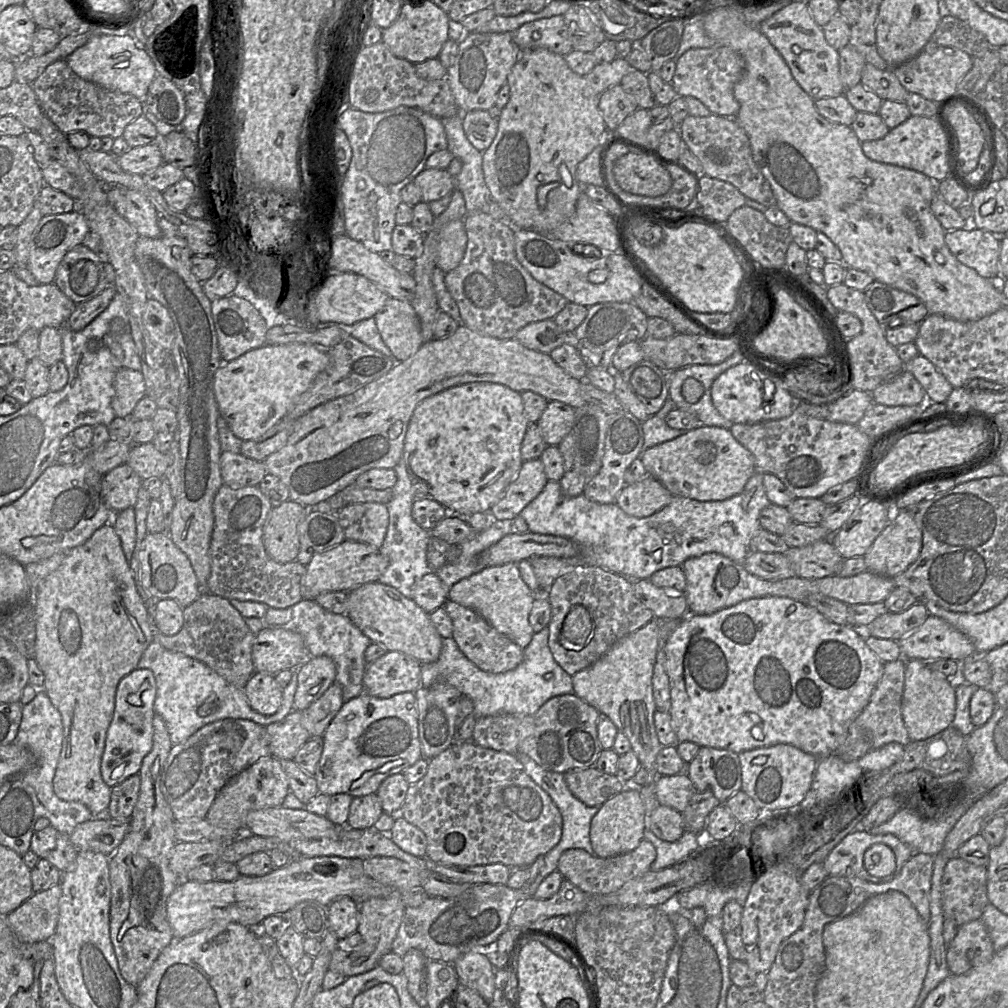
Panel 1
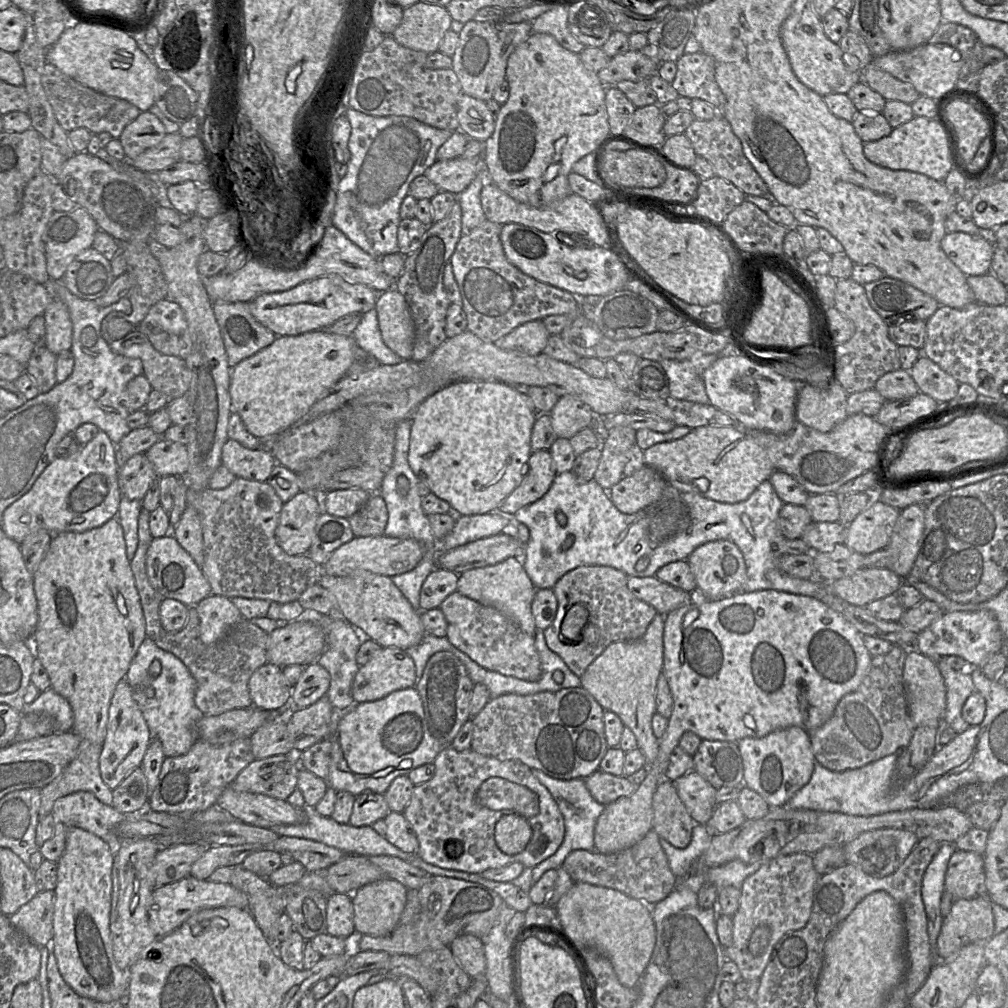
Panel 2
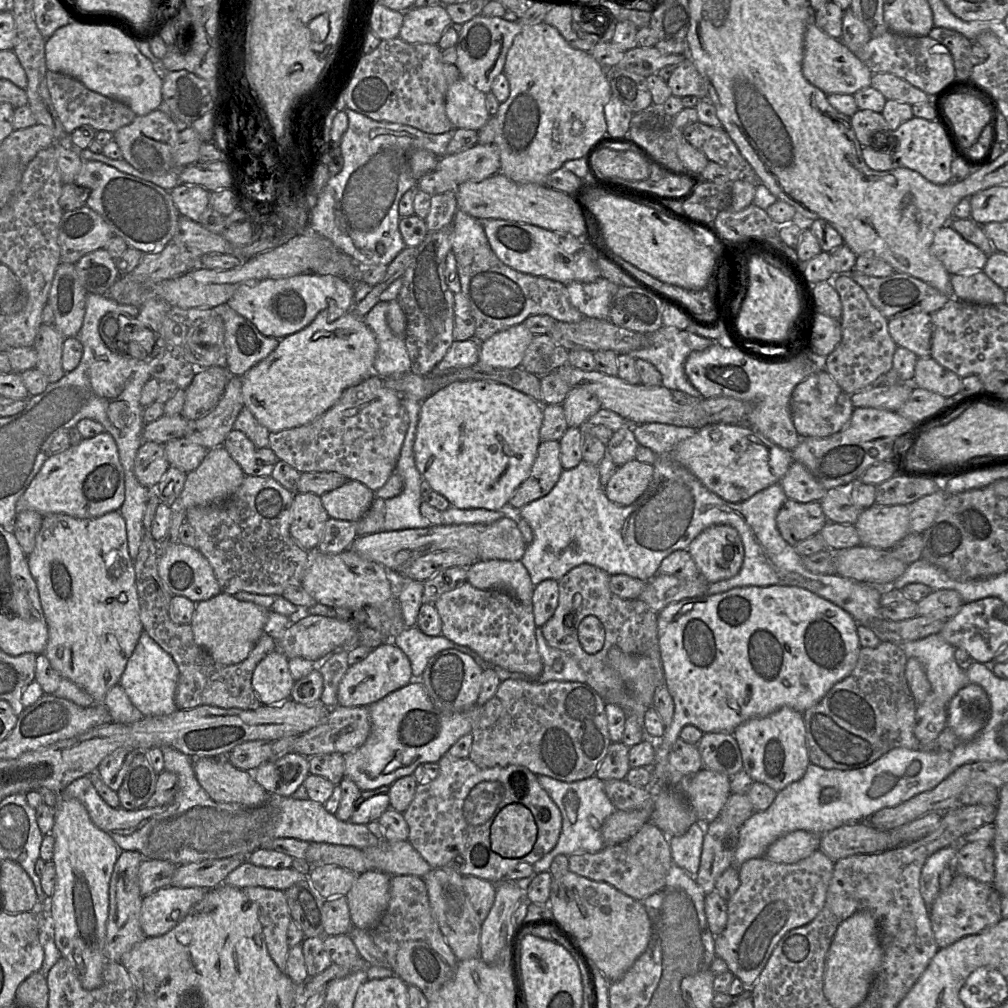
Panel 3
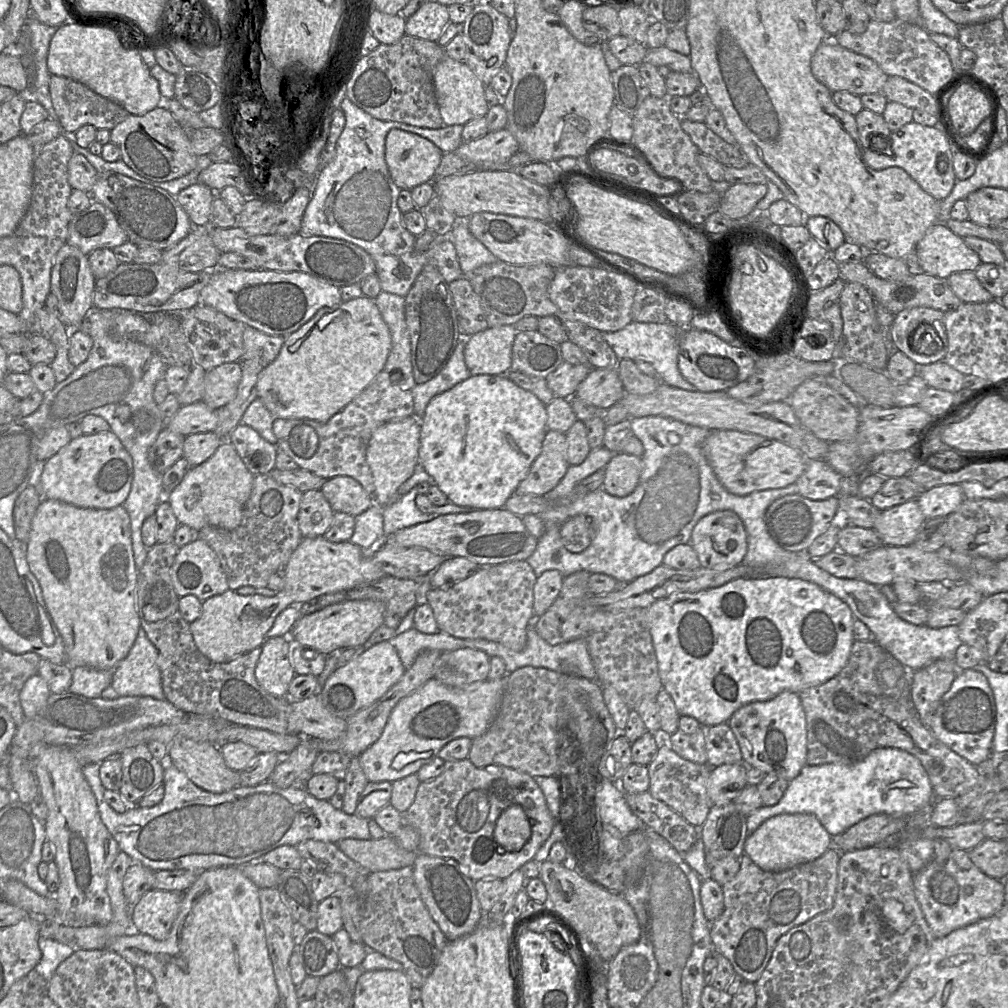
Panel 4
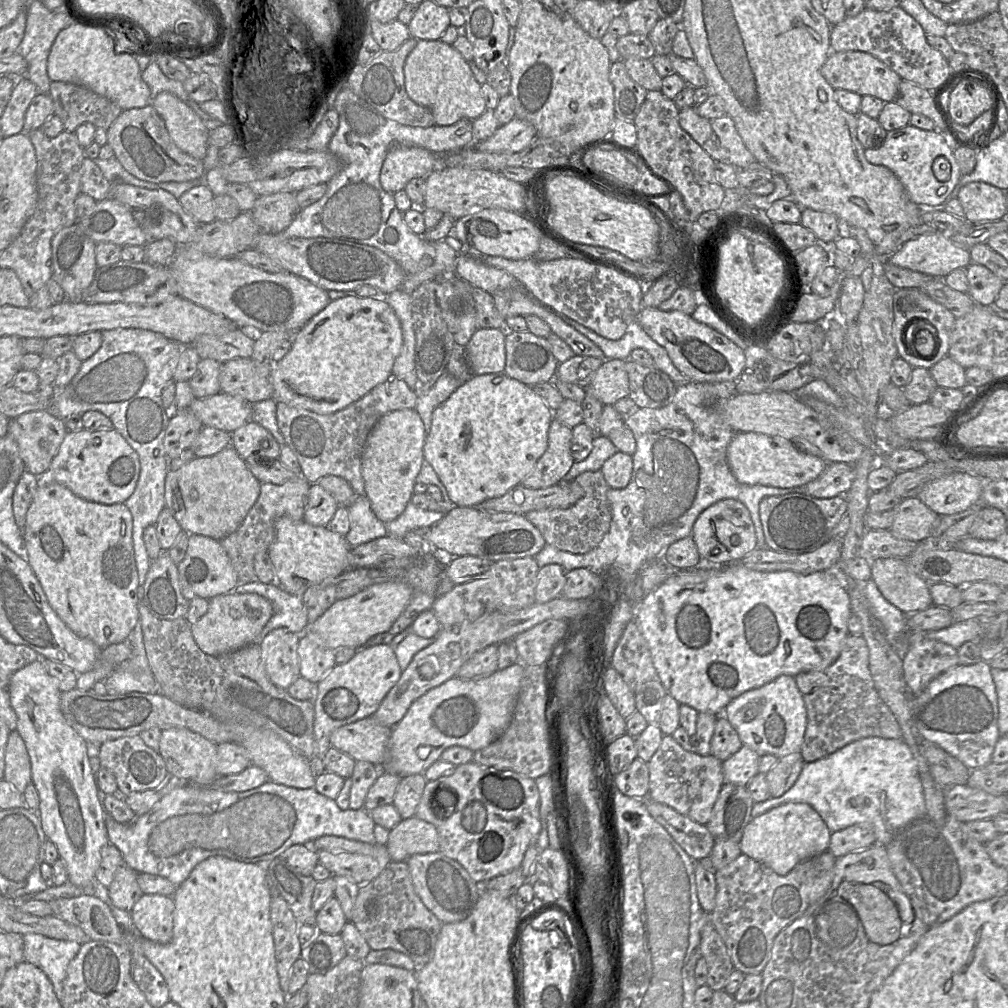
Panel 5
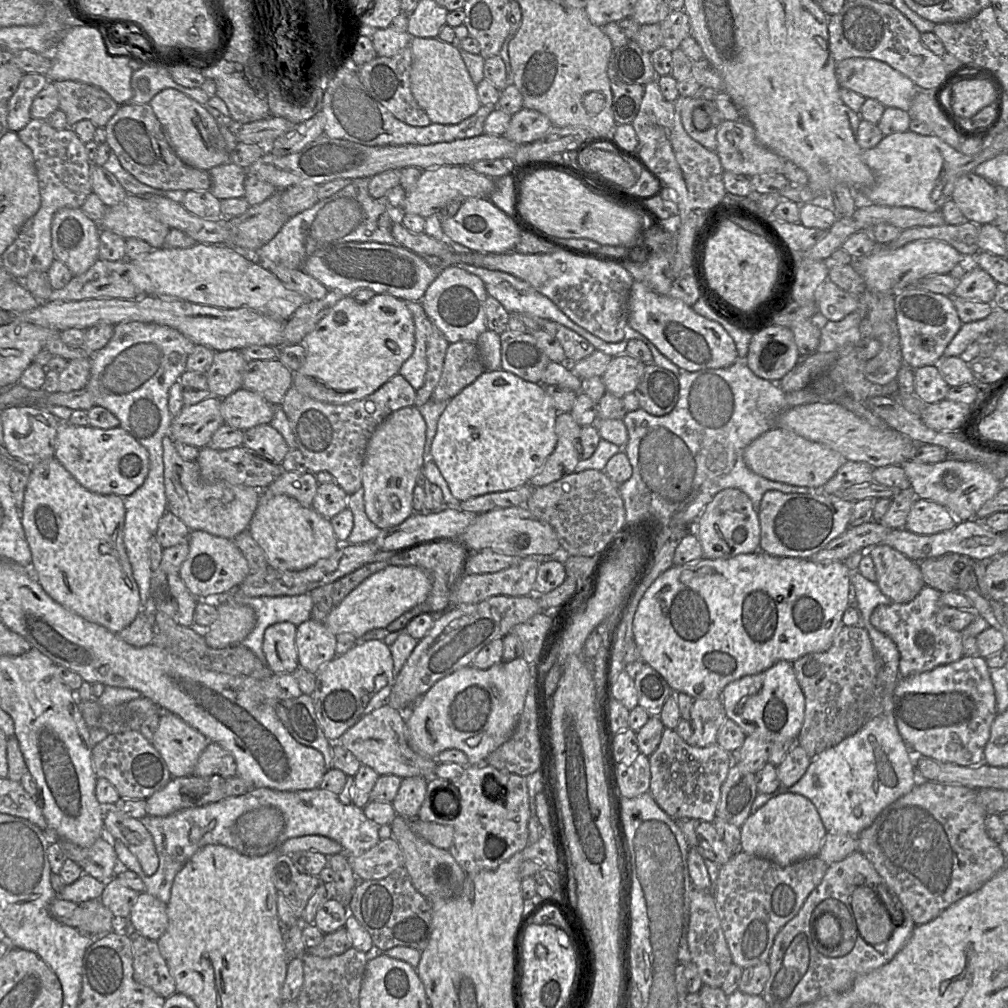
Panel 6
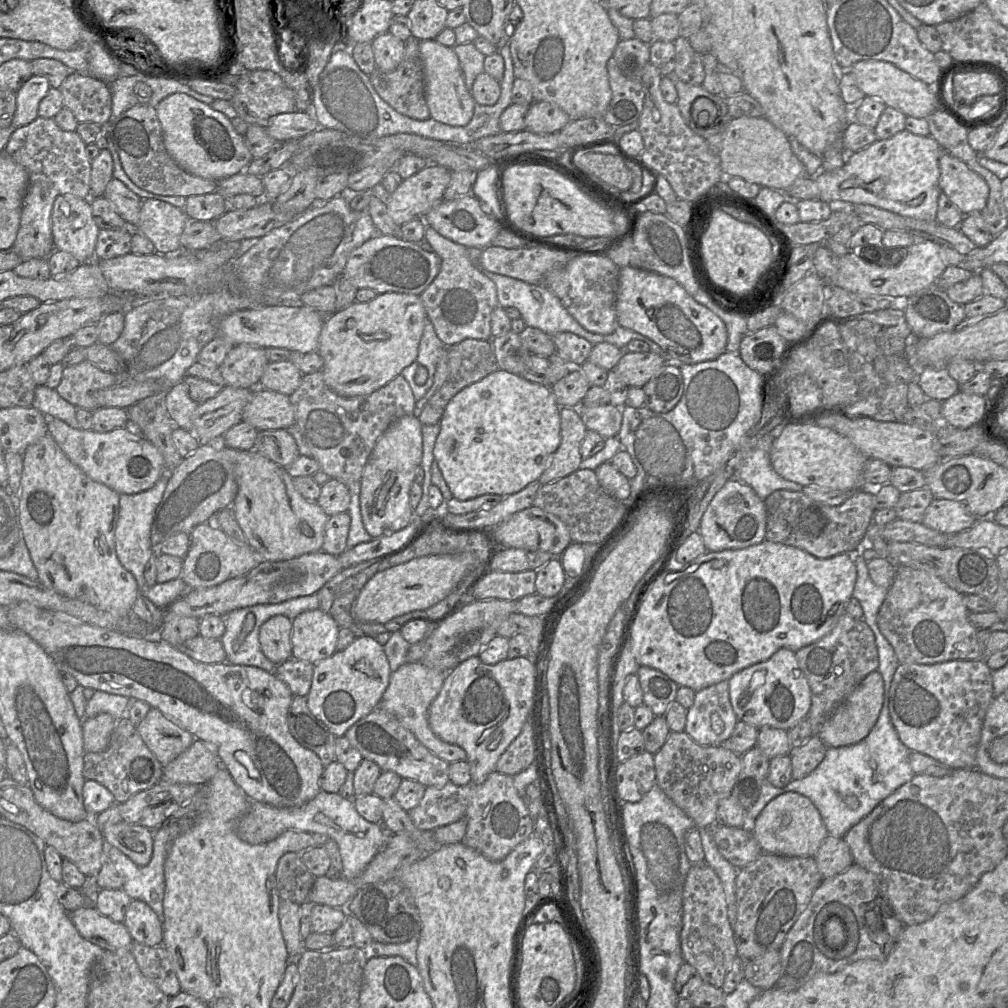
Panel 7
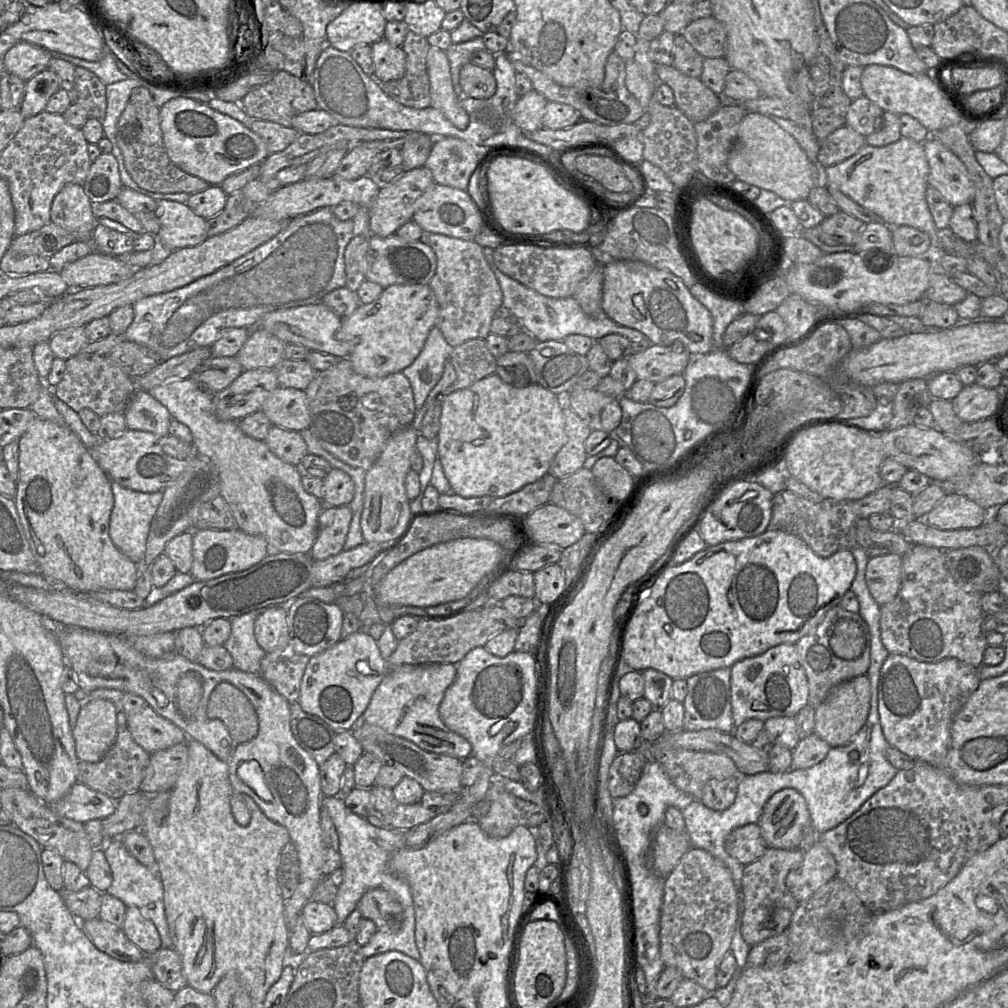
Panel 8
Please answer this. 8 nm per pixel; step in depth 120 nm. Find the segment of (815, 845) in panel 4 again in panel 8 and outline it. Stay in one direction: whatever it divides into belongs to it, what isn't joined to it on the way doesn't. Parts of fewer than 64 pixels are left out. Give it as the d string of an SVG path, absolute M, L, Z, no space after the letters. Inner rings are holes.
M783 788L766 802L757 823L768 848L797 849L803 829L809 822L810 812L804 797L794 788Z

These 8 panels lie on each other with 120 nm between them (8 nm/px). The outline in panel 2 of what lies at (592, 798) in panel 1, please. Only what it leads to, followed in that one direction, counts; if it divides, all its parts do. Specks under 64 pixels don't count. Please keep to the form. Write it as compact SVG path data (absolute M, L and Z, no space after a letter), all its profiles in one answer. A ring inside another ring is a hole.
M599 770L586 777L584 782L591 796L603 805L633 794L639 786L629 777L615 776Z

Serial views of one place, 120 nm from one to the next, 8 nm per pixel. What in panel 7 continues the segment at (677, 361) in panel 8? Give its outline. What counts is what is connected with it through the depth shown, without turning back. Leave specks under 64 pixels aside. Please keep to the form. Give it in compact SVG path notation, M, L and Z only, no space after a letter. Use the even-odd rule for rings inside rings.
M624 351L616 367L614 367L611 370L614 370L617 373L617 375L620 377L620 379L623 382L625 382L629 387L641 387L642 388L655 375L655 373L666 363L672 363L672 362L667 362L664 357L651 351L647 353Z

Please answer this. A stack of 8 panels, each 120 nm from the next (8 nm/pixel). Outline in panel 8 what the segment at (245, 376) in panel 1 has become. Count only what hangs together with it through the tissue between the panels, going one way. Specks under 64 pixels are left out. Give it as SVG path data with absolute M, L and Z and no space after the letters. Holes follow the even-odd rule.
M428 284L391 285L384 288L380 296L369 304L360 304L348 317L342 317L341 327L336 339L352 345L348 357L353 370L365 377L380 378L401 372L408 367L420 354L430 330L436 325L438 303Z

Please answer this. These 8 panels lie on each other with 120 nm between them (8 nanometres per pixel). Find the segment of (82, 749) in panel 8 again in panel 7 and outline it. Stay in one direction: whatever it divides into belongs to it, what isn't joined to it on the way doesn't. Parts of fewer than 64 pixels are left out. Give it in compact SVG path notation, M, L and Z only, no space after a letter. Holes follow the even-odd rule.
M101 713L82 721L85 752L100 752L107 748L117 720L108 713Z

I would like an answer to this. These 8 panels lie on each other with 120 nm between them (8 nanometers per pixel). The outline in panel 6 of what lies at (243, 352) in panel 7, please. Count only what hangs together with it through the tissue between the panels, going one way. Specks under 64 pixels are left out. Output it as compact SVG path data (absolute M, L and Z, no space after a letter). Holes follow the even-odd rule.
M240 350L215 352L213 363L205 373L210 396L223 399L241 389L247 363Z

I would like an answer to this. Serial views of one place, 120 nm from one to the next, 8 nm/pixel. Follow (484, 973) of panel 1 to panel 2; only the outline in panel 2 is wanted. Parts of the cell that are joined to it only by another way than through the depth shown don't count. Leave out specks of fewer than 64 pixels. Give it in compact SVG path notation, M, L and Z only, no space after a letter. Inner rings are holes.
M471 934L456 937L450 944L450 950L471 978L481 978L485 972L486 958L482 940Z

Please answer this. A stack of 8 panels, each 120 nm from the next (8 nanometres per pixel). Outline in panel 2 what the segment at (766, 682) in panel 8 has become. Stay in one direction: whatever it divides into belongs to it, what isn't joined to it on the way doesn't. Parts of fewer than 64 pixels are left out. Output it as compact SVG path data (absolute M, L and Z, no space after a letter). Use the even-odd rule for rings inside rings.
M800 727L776 730L762 738L743 738L737 741L737 746L742 758L744 786L761 795L770 807L786 805L813 773L816 760L809 734Z

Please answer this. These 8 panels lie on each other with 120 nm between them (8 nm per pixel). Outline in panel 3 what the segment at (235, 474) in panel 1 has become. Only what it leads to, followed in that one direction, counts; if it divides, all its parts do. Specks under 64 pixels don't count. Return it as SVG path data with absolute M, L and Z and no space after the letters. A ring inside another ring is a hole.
M239 430L229 432L223 446L248 476L270 476L279 460L269 447L258 448Z

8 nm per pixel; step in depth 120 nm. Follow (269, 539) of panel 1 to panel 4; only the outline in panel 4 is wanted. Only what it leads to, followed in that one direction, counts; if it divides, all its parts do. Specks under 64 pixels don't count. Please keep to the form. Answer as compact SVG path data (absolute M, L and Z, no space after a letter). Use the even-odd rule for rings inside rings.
M321 490L304 492L298 512L298 526L302 537L323 536L331 525L334 513Z

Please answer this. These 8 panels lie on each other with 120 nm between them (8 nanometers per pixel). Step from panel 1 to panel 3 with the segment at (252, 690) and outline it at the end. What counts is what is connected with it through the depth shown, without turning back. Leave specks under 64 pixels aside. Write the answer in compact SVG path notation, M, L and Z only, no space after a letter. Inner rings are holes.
M276 649L255 667L252 687L262 705L282 703L291 696L295 680L288 665L289 659Z

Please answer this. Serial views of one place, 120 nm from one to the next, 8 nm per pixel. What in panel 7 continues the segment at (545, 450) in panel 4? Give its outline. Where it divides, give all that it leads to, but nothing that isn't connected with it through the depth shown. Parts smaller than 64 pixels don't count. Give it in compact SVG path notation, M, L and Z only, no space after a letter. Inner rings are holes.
M560 407L561 443L539 478L541 485L562 479L580 469L580 446L587 432L579 409Z

